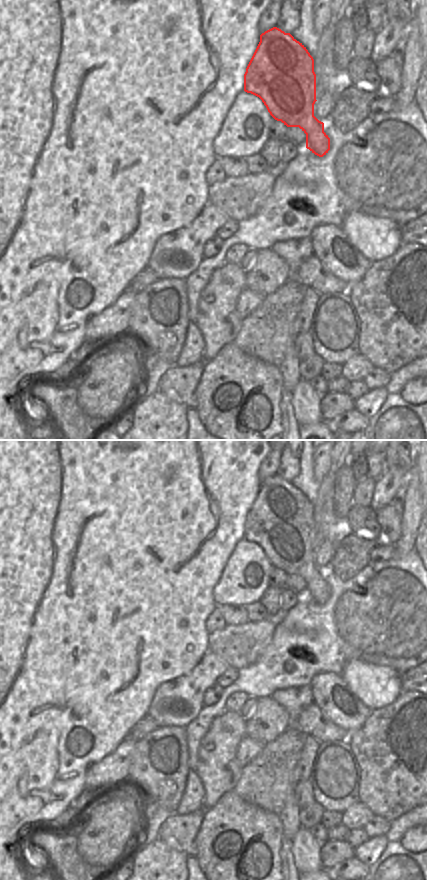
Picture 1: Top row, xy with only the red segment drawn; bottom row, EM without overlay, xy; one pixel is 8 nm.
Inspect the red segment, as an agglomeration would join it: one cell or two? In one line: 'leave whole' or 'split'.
leave whole

